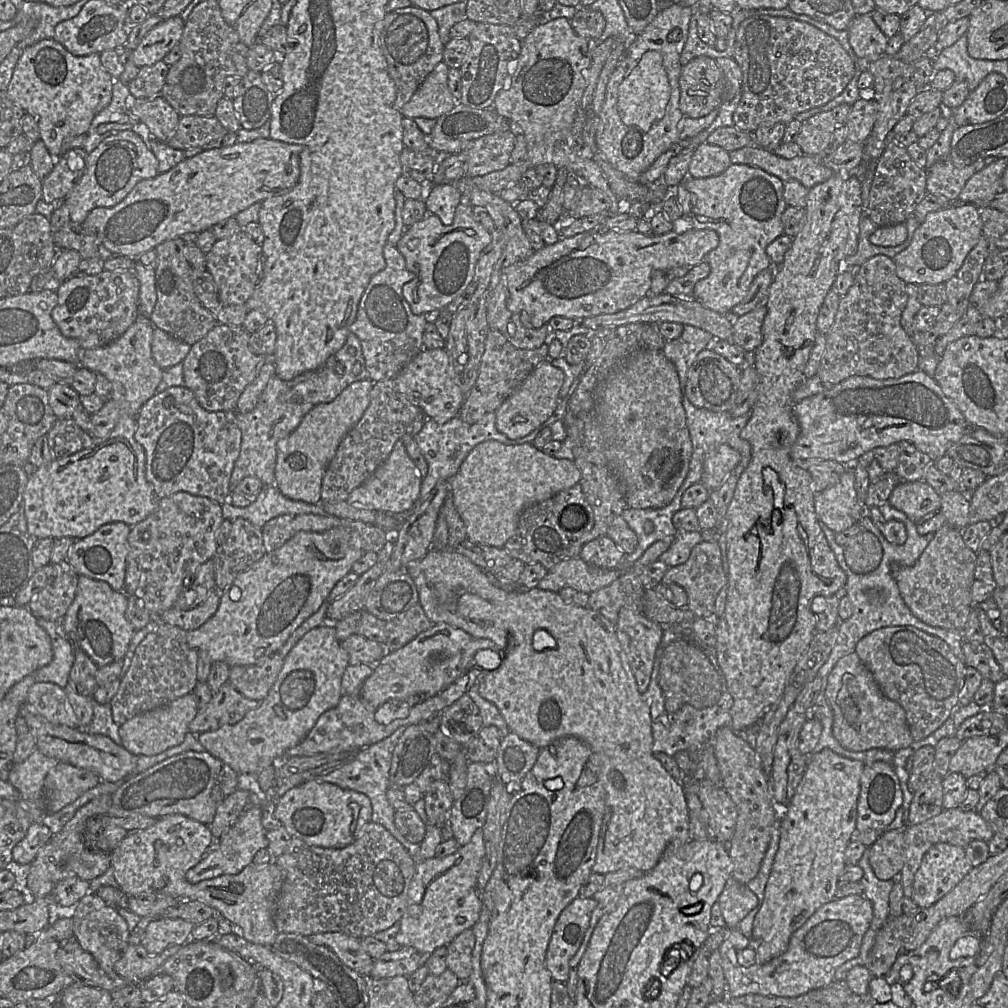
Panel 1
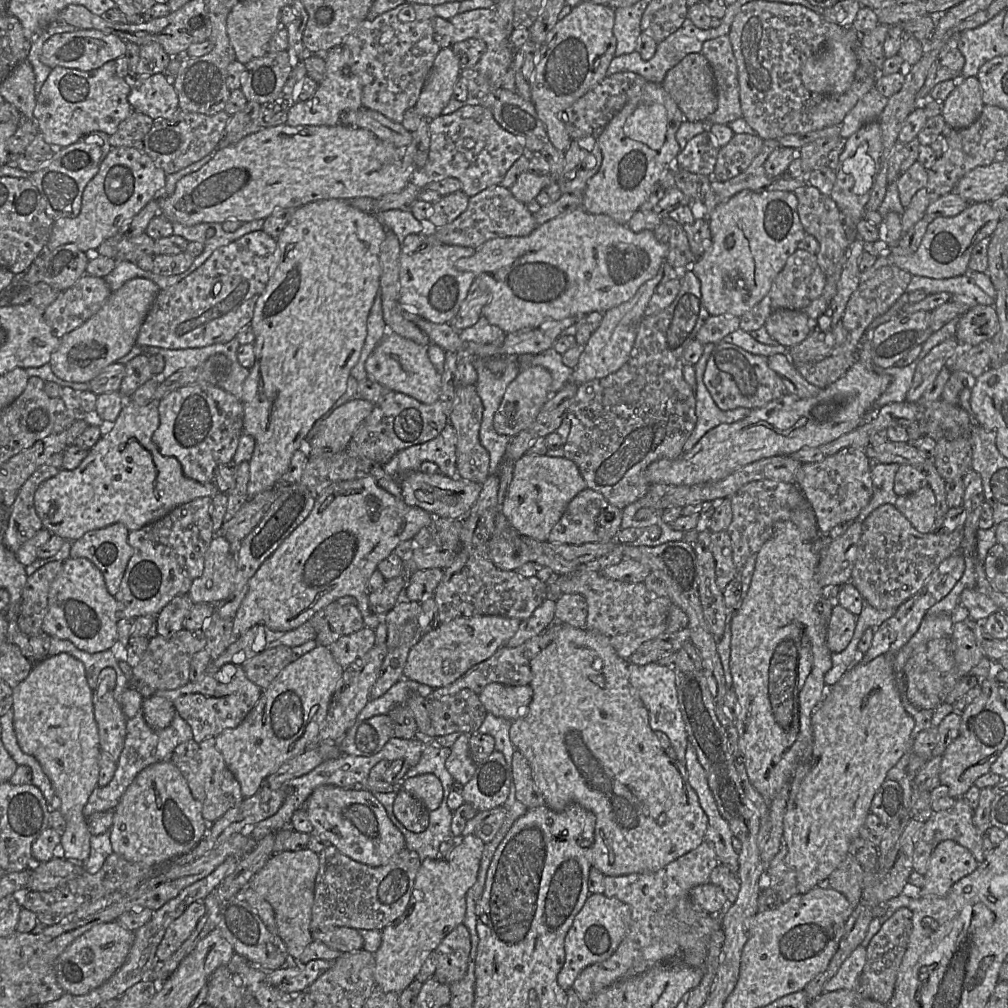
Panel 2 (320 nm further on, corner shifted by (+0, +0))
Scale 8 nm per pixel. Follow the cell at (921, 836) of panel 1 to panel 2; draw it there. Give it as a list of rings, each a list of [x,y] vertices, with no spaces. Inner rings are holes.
[[[963,797],[956,798],[955,804],[940,812],[934,812],[931,817],[922,825],[916,835],[913,852],[913,870],[924,875],[928,868],[930,856],[935,847],[945,840],[953,840],[961,846],[967,848],[980,864],[985,857],[982,852],[982,844],[984,836],[973,823],[974,810],[964,801]]]

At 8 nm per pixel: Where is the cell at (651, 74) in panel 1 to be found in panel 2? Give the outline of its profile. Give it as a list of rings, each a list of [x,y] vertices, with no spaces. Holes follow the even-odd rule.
[[[658,103],[639,104],[623,125],[624,134],[653,150],[662,147],[666,139],[666,109]]]

